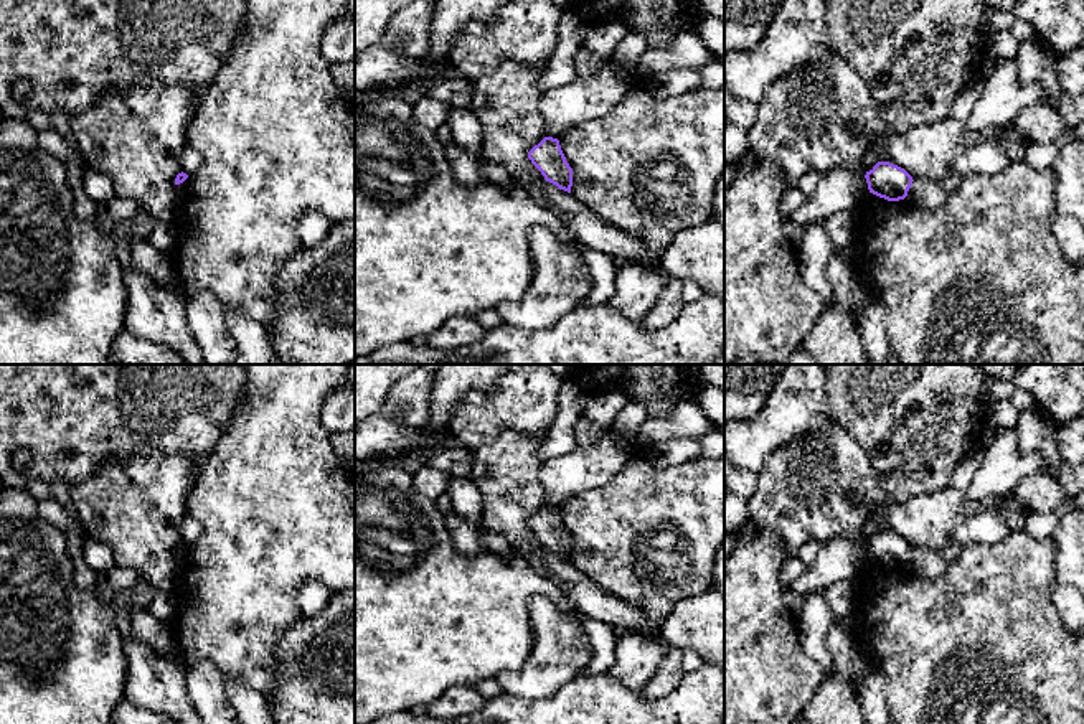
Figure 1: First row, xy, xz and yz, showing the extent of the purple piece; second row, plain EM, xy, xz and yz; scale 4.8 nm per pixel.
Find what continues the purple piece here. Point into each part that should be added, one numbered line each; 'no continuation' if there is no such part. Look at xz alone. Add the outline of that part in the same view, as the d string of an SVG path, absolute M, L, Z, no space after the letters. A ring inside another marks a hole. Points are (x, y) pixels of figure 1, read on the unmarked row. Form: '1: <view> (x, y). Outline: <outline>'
no continuation

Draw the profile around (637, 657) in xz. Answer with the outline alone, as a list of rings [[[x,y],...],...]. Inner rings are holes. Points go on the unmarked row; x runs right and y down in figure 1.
[[[637,632],[620,635],[615,643],[615,661],[609,673],[629,689],[642,691],[658,670],[668,646],[660,637]]]

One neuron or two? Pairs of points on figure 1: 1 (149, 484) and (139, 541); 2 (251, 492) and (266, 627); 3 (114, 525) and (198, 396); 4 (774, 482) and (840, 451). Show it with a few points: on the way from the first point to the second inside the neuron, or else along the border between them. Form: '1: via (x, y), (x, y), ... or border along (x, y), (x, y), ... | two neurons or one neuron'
1: via (144, 498), (141, 502), (141, 526) | one neuron
2: via (254, 525), (254, 594) | one neuron
3: border along (150, 457), (111, 459) | two neurons
4: via (791, 482), (796, 482), (824, 457) | one neuron

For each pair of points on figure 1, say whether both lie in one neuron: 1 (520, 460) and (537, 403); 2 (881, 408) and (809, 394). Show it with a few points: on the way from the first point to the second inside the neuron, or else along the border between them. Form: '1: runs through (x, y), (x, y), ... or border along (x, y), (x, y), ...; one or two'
1: border along (545, 431), (504, 427), (490, 441); two
2: border along (825, 381), (825, 404), (834, 421); two

